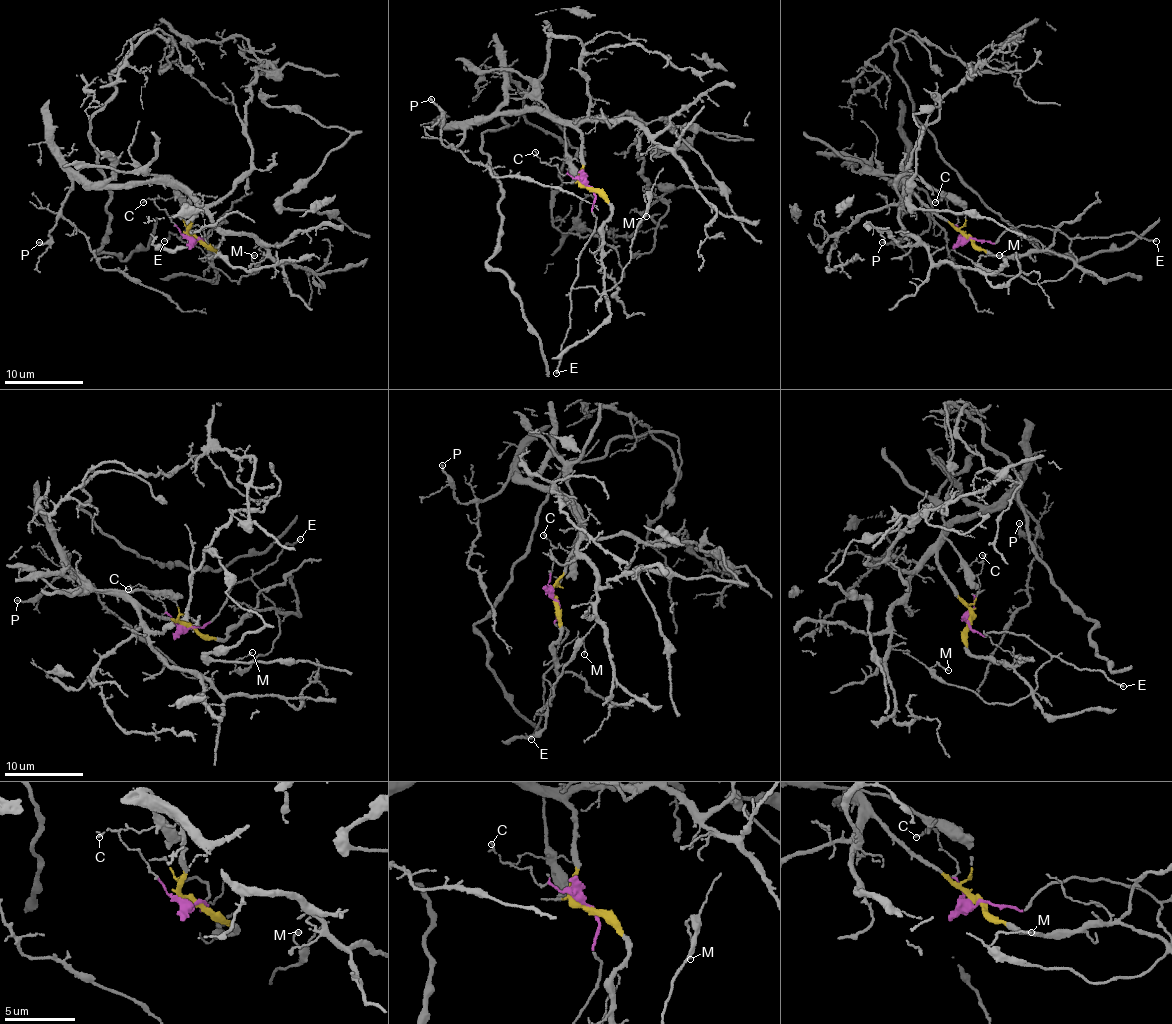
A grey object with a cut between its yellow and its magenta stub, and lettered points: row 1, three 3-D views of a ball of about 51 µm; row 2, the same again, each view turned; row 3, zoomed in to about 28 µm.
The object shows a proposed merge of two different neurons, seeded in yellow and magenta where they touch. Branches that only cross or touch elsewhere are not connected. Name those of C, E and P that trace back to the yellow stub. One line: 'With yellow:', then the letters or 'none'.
With yellow: P

